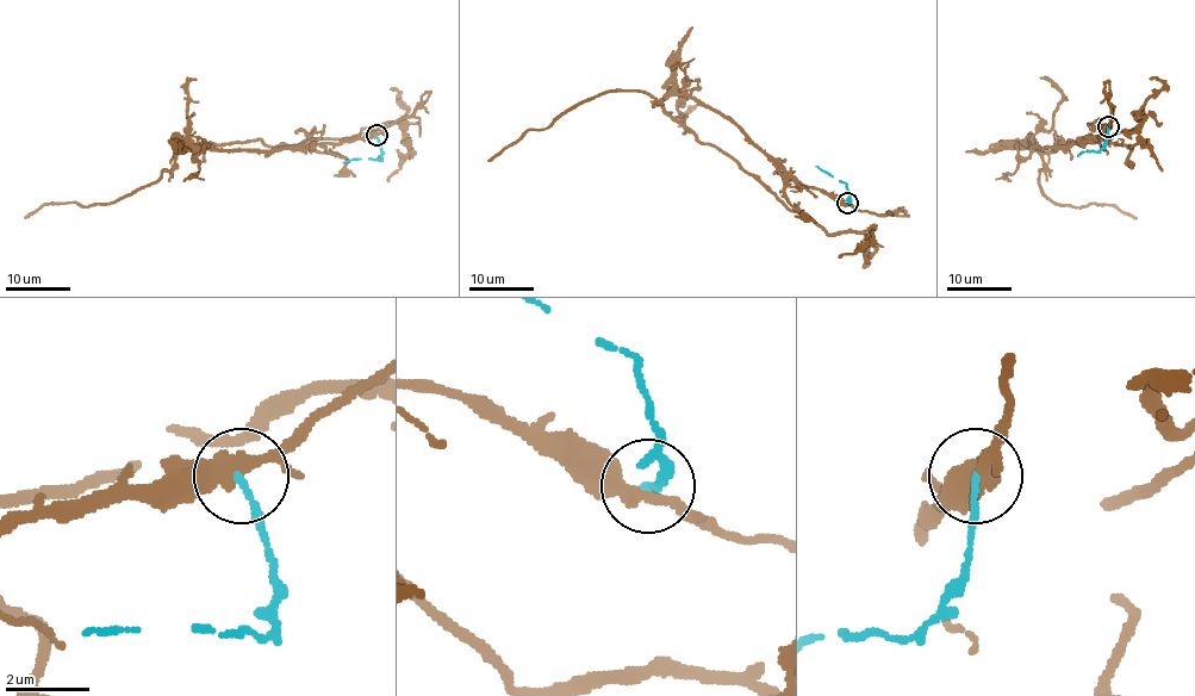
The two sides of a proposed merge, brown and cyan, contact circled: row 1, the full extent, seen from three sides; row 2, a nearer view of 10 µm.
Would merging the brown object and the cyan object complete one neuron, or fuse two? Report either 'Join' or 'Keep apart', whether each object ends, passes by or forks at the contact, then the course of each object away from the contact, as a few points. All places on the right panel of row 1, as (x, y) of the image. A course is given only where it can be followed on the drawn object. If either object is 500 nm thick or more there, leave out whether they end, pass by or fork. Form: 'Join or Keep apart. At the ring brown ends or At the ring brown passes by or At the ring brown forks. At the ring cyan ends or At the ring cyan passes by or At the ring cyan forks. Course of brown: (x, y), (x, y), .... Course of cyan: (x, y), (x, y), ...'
Keep apart. At the ring brown forks. At the ring cyan ends. Course of brown: (1107, 125), (1065, 147), (1034, 145), (1112, 140), (1141, 123), (1136, 112), (1163, 171). Course of cyan: (1107, 128), (1106, 143), (1099, 151), (1078, 155)

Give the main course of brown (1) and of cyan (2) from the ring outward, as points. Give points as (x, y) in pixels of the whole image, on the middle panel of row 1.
1: (848, 203), (797, 184), (719, 112), (684, 95), (663, 101), (789, 209), (827, 234), (871, 241), (839, 258)
2: (847, 203), (845, 182), (815, 167)

